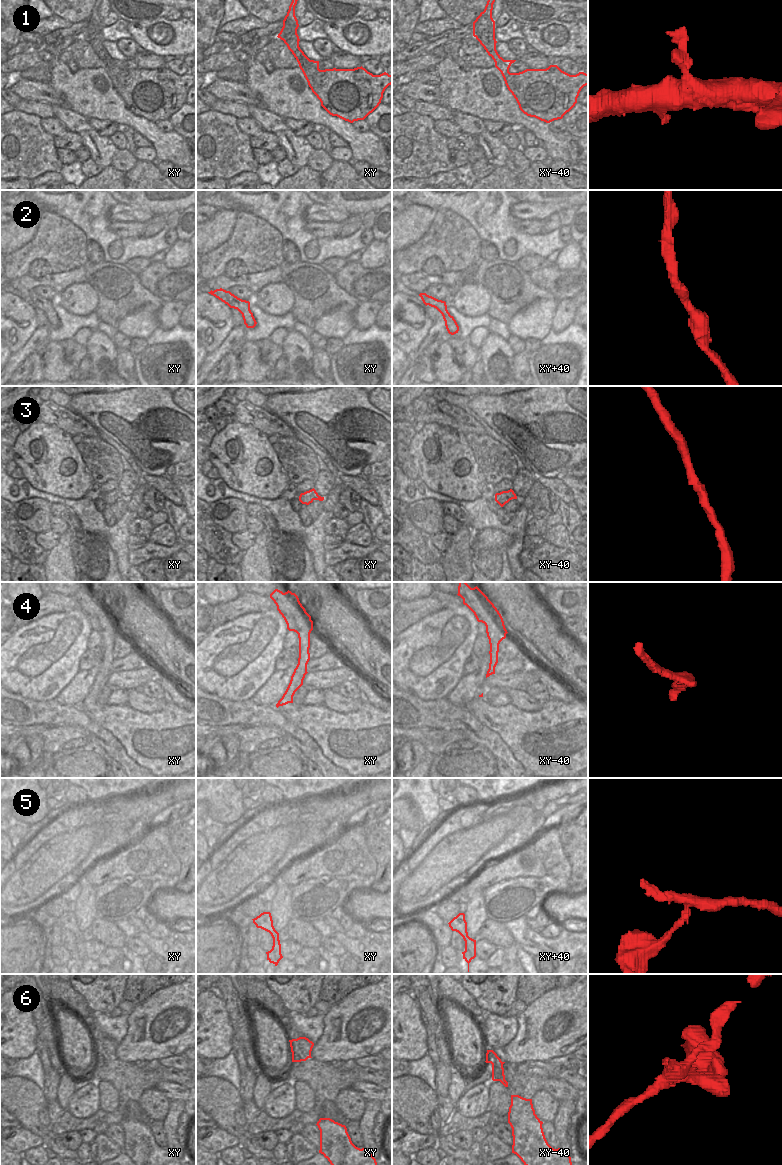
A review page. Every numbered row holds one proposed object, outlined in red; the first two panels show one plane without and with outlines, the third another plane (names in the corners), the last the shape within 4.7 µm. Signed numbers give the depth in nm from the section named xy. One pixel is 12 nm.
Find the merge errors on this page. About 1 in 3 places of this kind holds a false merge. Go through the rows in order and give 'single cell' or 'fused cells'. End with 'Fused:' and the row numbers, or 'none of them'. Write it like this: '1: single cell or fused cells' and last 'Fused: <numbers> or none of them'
1: single cell
2: single cell
3: single cell
4: single cell
5: single cell
6: single cell
Fused: none of them

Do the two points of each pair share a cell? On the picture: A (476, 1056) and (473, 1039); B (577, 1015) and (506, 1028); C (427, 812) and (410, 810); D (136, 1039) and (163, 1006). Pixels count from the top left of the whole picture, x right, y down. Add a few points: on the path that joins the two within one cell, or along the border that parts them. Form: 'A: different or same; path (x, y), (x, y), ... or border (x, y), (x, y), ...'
A: same; path (472, 1052), (471, 1043)
B: different; border (516, 1017), (517, 1032), (504, 1045)
C: different; border (402, 796), (407, 796), (413, 802), (425, 825)
D: same; path (141, 1031), (142, 1027), (155, 1014)

